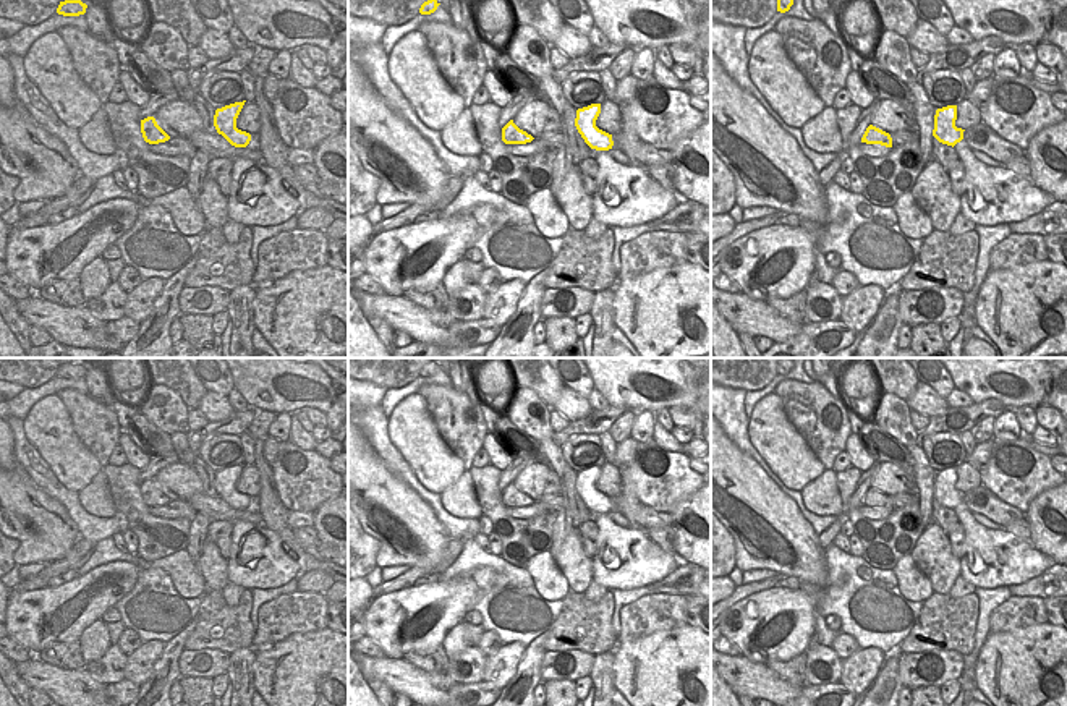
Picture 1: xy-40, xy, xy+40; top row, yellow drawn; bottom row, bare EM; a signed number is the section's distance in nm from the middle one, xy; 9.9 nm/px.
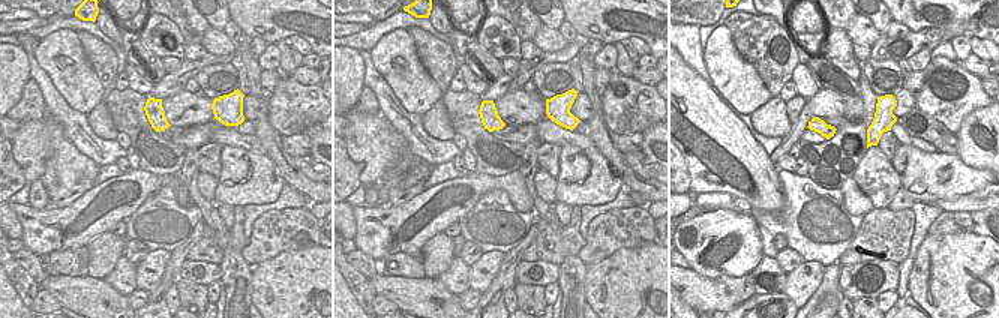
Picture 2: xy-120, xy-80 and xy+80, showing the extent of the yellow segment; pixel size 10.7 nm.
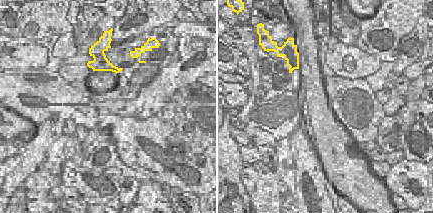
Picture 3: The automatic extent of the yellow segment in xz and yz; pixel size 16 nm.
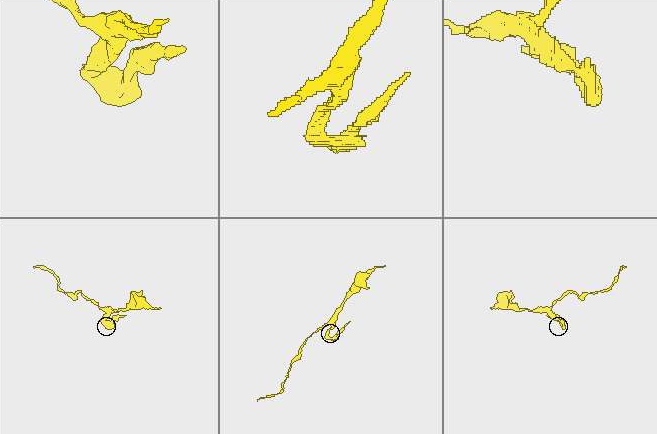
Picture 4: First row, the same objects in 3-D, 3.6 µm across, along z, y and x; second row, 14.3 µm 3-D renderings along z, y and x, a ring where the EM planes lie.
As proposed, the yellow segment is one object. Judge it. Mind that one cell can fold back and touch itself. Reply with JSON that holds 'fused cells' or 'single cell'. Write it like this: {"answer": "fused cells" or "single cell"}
{"answer": "fused cells"}

